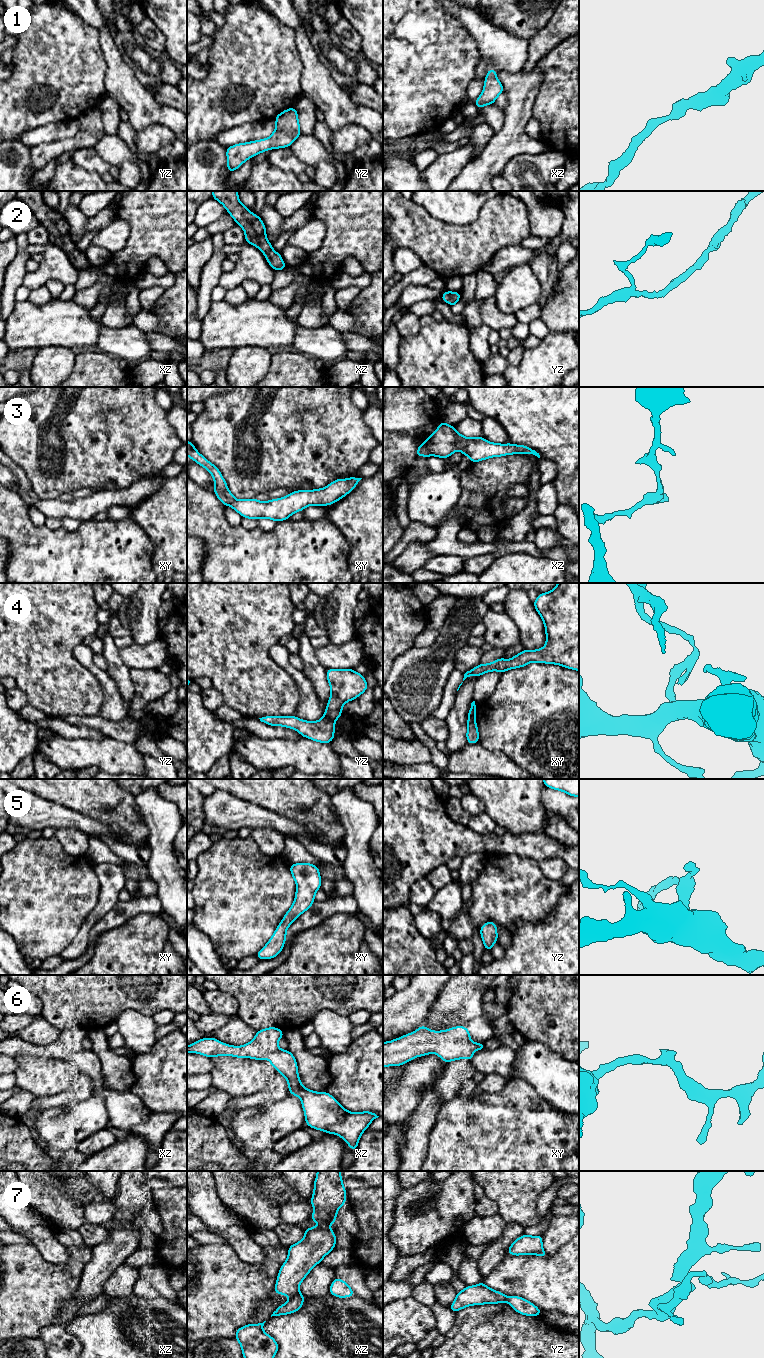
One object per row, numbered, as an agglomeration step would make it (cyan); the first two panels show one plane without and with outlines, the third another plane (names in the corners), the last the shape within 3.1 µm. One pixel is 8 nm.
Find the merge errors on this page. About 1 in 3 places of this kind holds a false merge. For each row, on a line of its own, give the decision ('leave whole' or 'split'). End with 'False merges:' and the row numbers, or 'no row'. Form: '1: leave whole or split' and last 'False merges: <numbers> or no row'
1: leave whole
2: leave whole
3: split
4: split
5: leave whole
6: leave whole
7: split
False merges: 3, 4, 7

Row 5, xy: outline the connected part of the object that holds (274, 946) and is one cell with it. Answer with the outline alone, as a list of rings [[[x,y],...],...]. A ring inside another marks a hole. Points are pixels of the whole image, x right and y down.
[[[295,863],[289,867],[297,886],[295,900],[277,926],[271,939],[255,954],[260,960],[271,959],[280,954],[285,945],[287,928],[312,906],[315,901],[315,894],[321,888],[322,879],[316,865]]]

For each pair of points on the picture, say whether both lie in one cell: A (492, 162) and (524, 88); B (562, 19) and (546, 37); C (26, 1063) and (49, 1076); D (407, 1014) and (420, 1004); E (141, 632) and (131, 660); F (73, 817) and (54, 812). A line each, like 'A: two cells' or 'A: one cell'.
A: one cell
B: one cell
C: one cell
D: one cell
E: two cells
F: one cell

